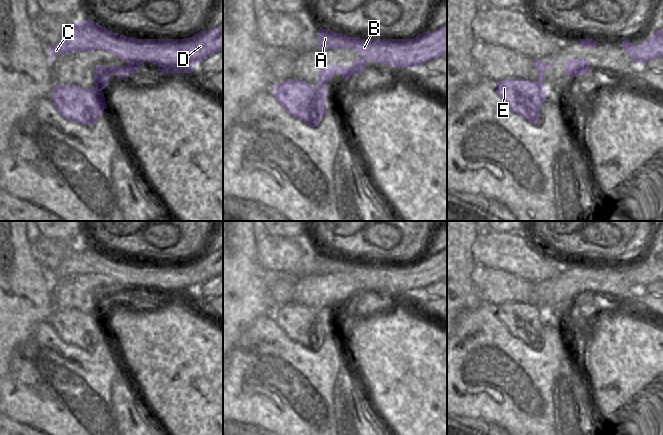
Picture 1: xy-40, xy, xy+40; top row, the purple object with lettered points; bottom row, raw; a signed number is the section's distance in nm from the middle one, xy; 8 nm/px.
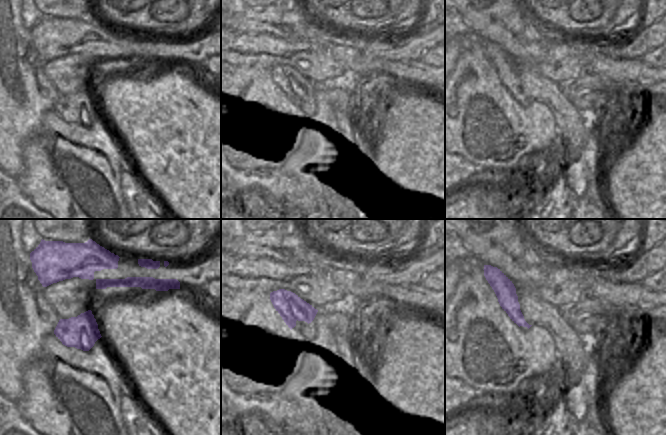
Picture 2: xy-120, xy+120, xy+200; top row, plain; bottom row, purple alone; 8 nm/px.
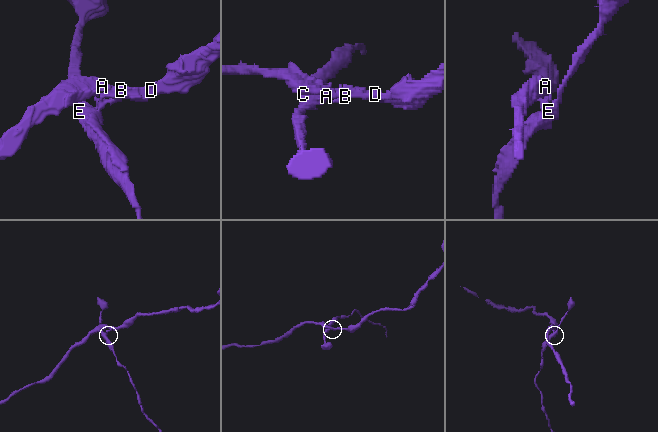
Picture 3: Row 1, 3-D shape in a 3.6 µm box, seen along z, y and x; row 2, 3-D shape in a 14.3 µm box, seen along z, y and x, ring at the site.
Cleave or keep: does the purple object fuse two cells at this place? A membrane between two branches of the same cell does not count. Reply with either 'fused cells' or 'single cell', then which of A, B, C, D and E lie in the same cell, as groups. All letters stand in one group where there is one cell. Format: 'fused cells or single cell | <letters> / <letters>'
fused cells | A B C D / E

